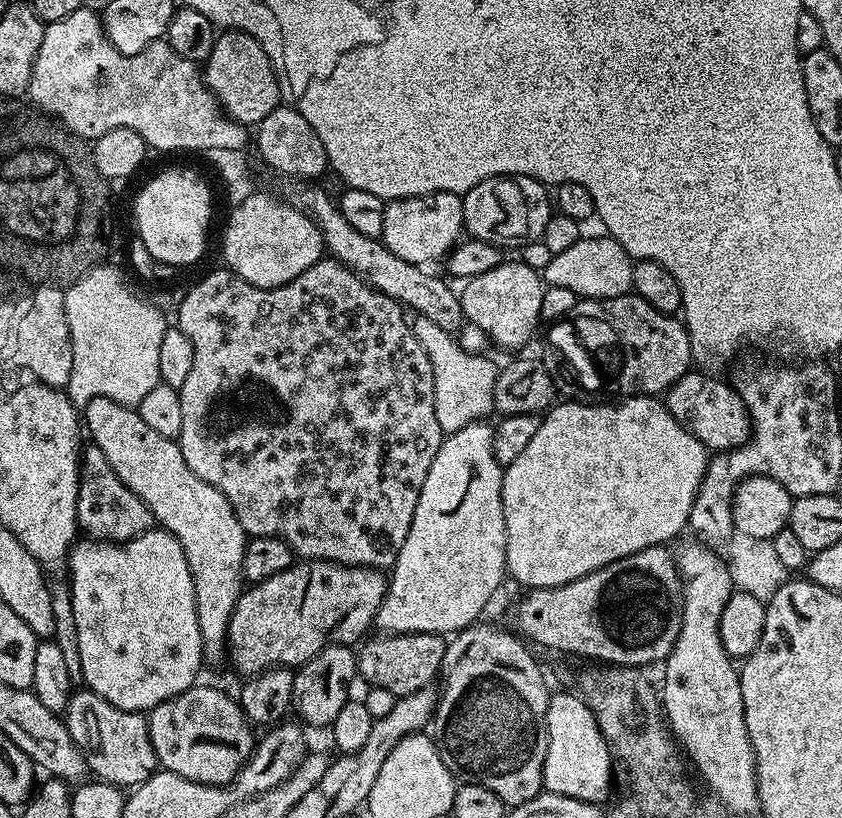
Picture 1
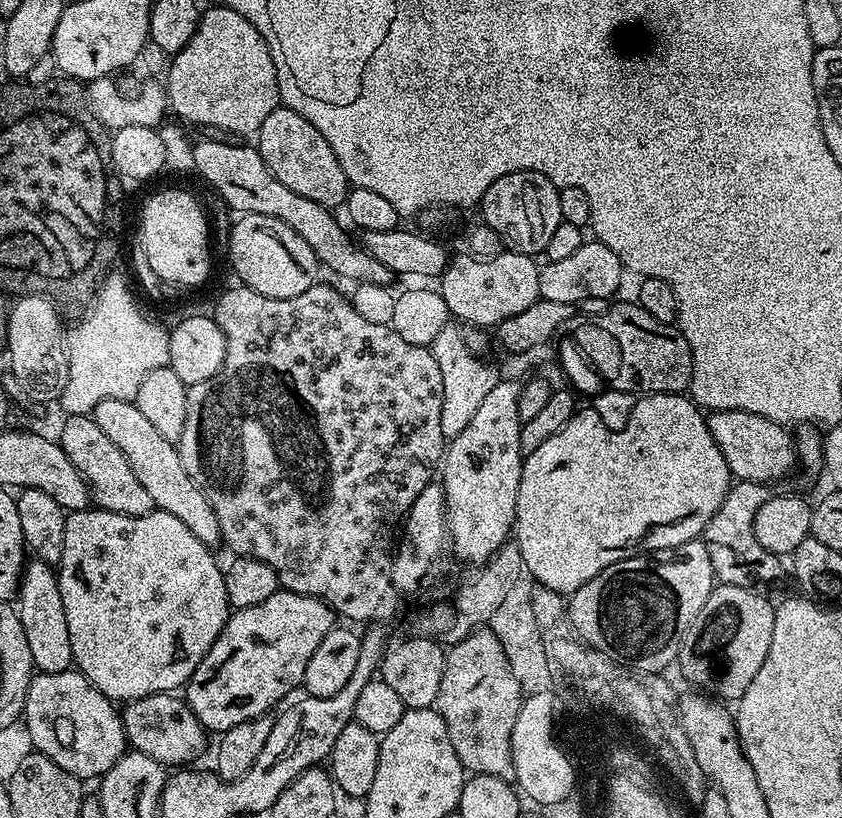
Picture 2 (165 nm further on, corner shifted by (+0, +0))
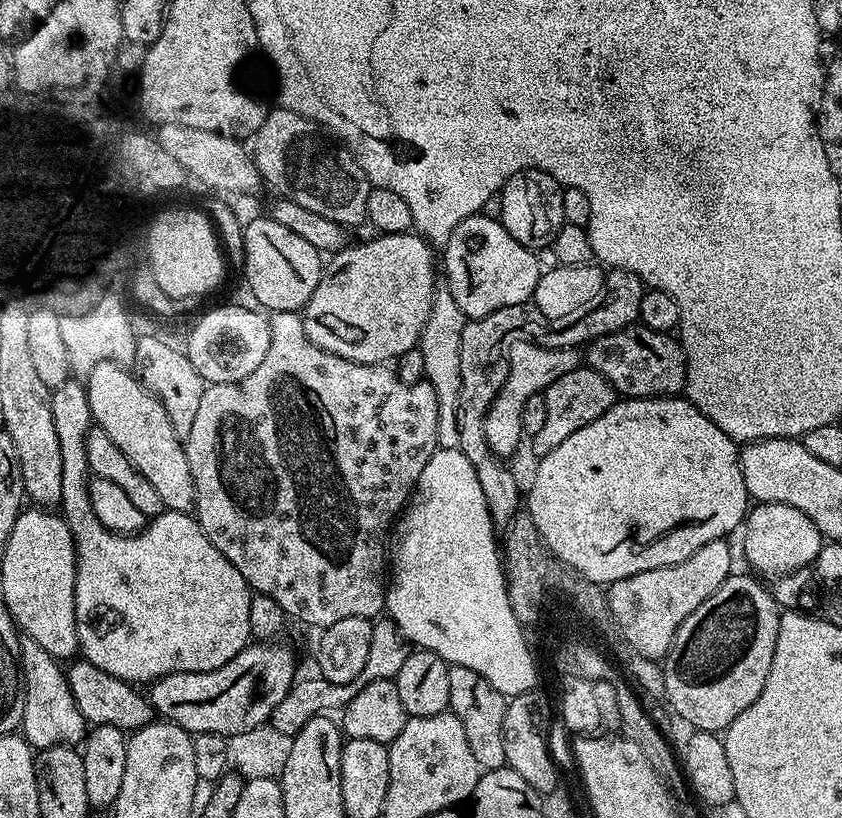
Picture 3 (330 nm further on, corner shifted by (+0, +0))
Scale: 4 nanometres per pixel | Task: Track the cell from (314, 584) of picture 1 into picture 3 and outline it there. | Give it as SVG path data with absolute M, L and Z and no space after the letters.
M252 642L226 666L205 672L171 672L150 684L150 703L153 713L169 724L177 724L187 732L209 732L231 738L244 731L267 725L274 706L286 698L297 679L296 660L280 642Z

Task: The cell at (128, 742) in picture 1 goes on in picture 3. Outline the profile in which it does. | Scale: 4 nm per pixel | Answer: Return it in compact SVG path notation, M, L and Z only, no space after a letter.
M21 635L20 670L24 693L22 735L33 749L49 748L55 744L79 745L86 735L86 721L70 694L65 669L34 638Z

